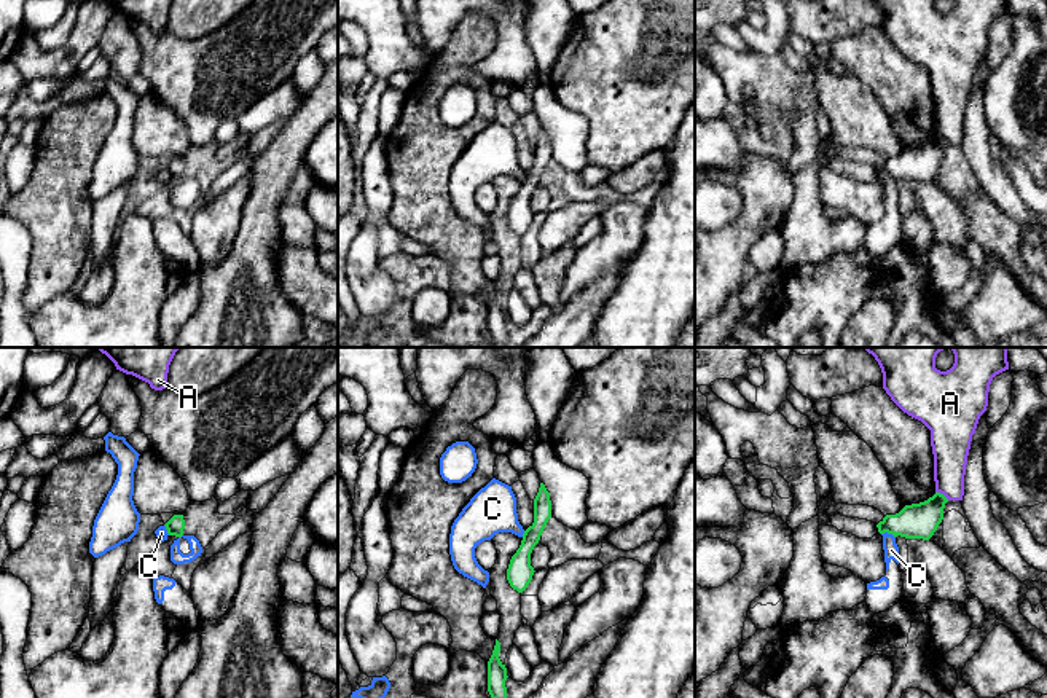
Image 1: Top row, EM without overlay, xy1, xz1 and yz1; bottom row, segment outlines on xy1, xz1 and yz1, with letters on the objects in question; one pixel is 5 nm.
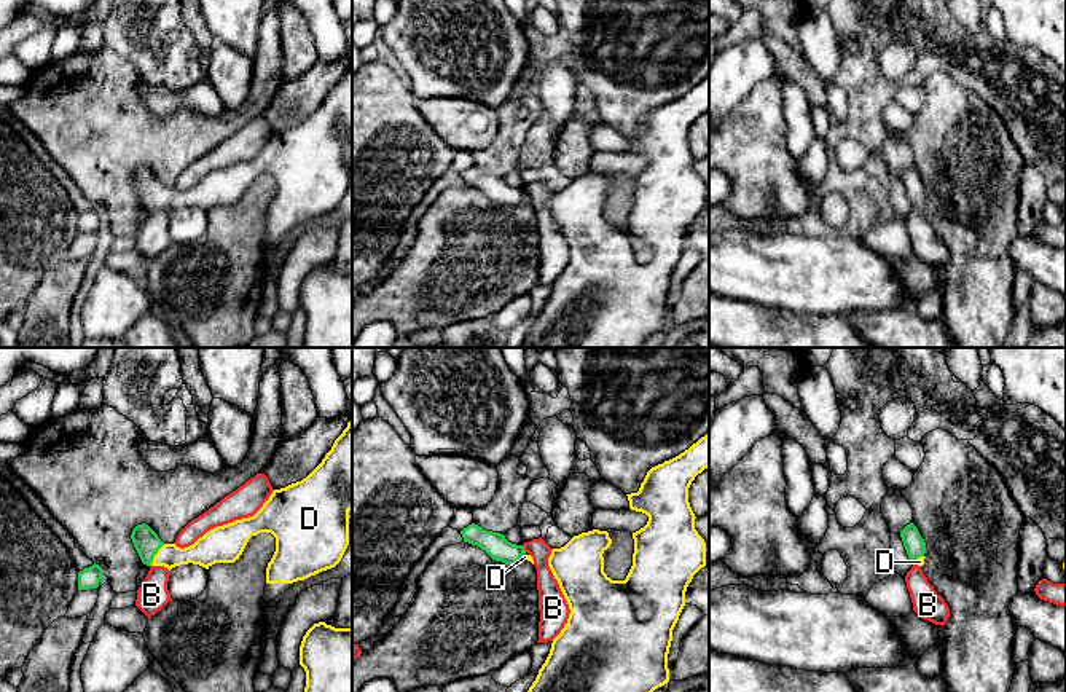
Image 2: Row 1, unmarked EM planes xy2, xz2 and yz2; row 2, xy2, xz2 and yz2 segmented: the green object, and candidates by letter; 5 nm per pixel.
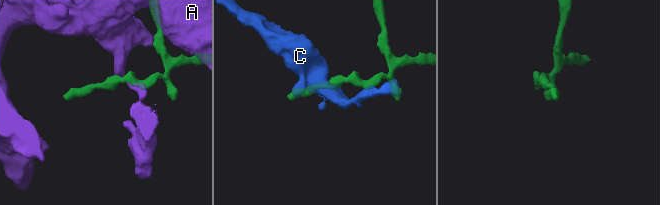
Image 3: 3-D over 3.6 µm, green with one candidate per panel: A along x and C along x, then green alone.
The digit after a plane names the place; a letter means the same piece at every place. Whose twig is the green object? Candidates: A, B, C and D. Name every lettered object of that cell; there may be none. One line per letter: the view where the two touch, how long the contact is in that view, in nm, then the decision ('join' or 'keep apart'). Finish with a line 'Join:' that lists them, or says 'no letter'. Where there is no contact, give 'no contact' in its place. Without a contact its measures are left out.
A: meets green in yz1; contact 80 nm long; keep apart
B: meets green in xz2; contact 40 nm long; keep apart
C: meets green in yz1; contact 80 nm long; keep apart
D: meets green in xy2; contact 130 nm long; join
Join: D

